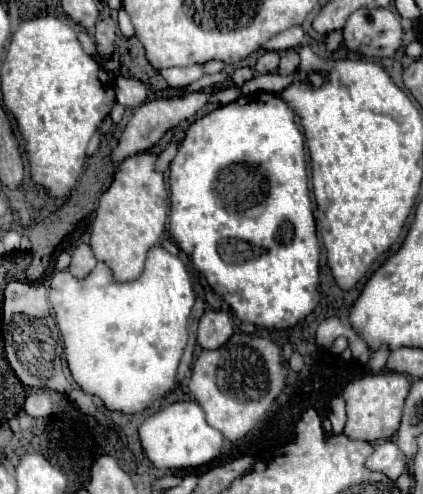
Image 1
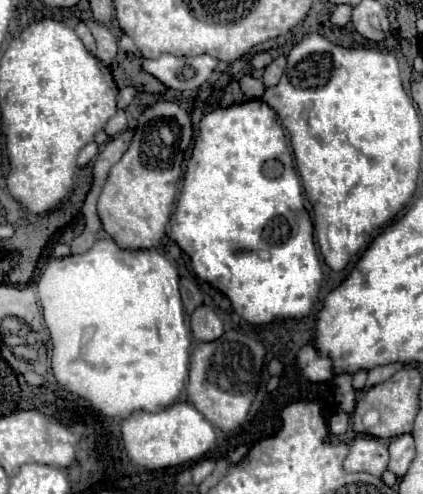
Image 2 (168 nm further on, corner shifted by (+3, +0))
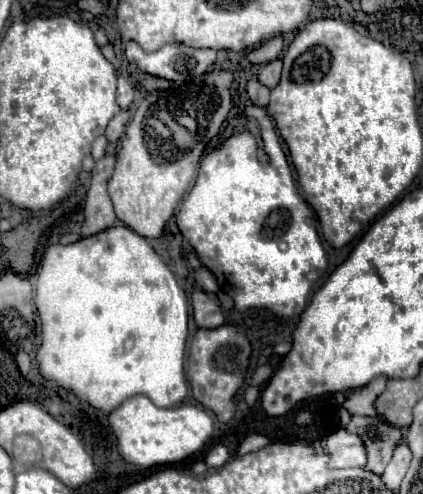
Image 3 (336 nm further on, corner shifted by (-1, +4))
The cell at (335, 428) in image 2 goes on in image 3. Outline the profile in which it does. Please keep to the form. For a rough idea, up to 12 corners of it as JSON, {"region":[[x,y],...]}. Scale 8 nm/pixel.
{"region":[[354,416],[346,430],[364,440],[364,468],[378,476],[404,432],[382,416]]}

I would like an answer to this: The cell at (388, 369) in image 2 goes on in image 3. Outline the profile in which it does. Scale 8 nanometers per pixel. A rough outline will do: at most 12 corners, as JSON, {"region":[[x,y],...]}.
{"region":[[374,378],[352,392],[344,408],[352,416],[374,416],[374,400],[386,380]]}

